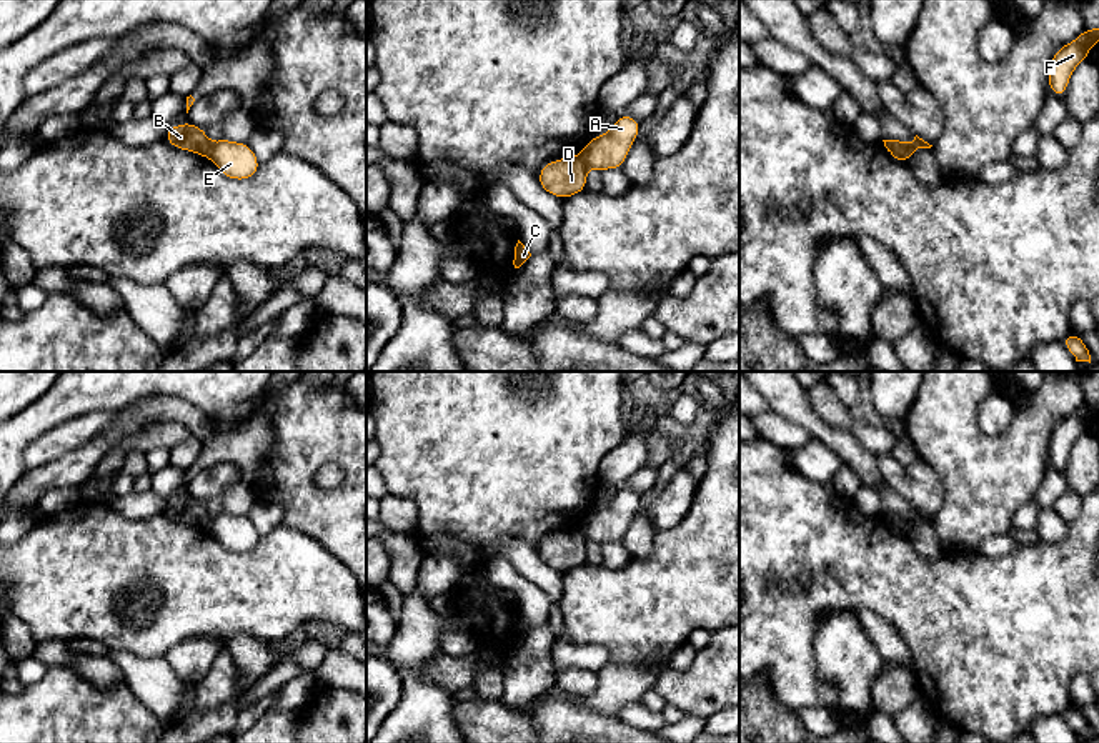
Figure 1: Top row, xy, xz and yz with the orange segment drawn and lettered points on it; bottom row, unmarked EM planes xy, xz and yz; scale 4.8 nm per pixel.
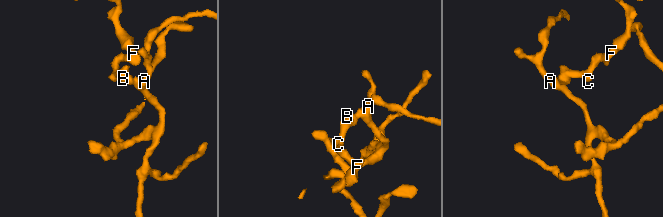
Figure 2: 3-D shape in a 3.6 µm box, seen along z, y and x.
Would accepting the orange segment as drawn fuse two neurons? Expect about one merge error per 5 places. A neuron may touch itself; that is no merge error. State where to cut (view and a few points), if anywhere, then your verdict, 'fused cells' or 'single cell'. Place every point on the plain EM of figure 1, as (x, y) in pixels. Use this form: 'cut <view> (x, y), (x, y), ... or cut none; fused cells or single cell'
cut xy (213, 517), (208, 530); fused cells

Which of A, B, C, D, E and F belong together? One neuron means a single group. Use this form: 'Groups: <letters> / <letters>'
Groups: A E / B C D F

